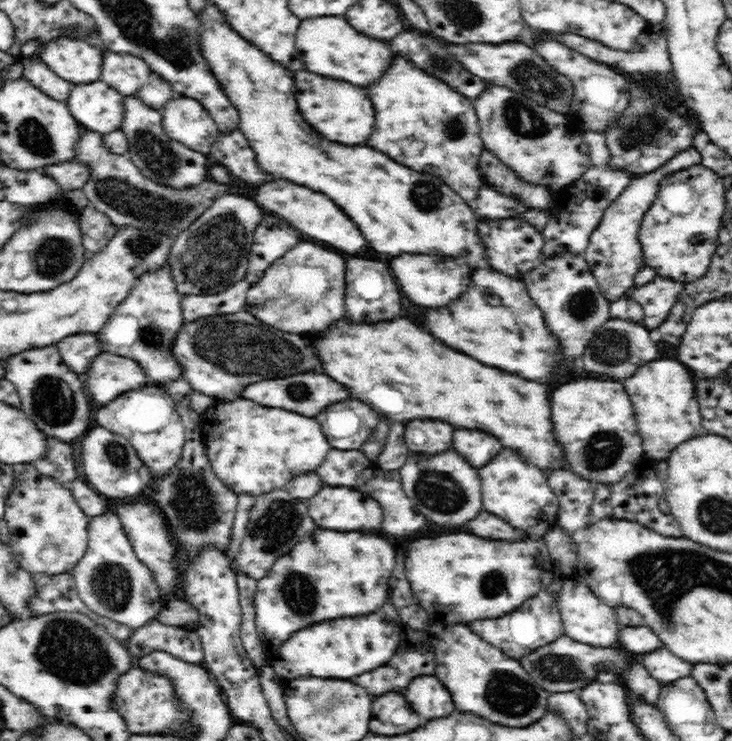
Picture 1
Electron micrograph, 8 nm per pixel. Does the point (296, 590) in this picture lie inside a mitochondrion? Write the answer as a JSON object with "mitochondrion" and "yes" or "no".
{"mitochondrion":"yes"}

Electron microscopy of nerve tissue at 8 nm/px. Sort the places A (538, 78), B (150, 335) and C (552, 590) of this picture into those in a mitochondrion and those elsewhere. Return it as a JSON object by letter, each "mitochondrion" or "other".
{"A":"mitochondrion","B":"mitochondrion","C":"other"}

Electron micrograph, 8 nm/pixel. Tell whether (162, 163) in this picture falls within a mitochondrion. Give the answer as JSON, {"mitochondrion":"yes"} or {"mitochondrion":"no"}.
{"mitochondrion":"yes"}

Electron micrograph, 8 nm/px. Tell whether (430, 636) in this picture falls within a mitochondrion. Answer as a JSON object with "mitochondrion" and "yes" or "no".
{"mitochondrion":"no"}

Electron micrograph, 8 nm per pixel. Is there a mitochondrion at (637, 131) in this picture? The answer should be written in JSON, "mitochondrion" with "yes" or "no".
{"mitochondrion":"yes"}

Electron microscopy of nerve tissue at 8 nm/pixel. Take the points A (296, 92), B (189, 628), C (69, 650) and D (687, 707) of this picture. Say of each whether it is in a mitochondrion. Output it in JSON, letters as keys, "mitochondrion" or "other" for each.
{"A":"other","B":"other","C":"mitochondrion","D":"other"}

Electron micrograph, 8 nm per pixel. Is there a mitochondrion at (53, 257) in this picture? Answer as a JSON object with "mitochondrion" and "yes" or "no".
{"mitochondrion":"yes"}

